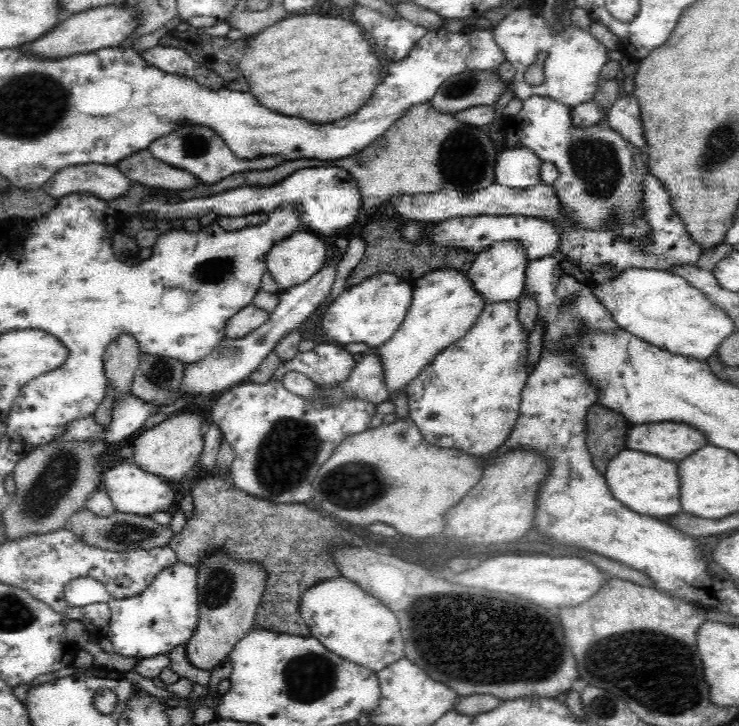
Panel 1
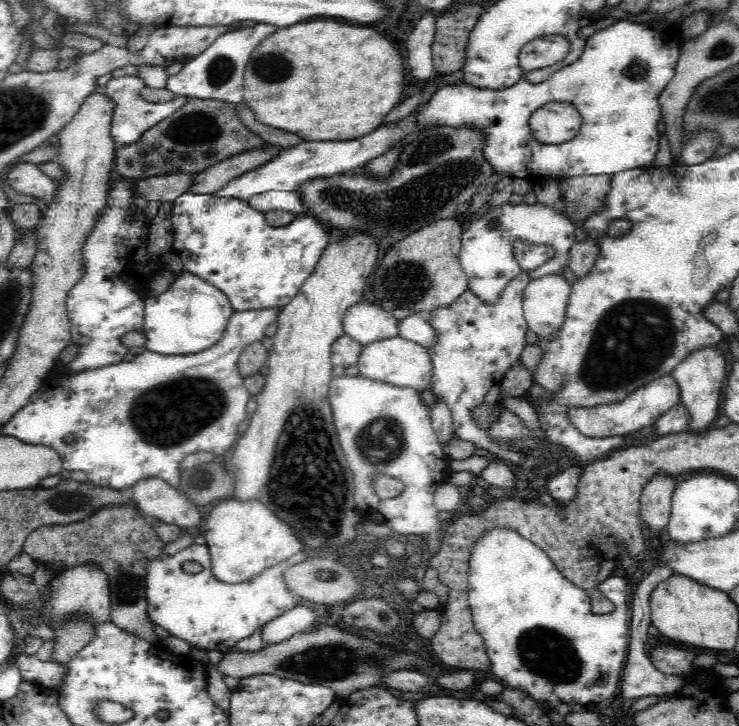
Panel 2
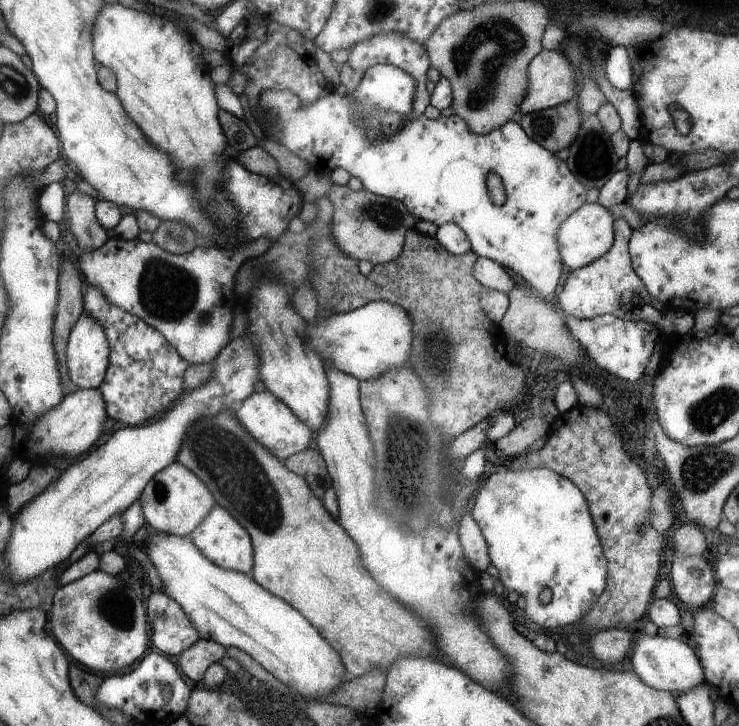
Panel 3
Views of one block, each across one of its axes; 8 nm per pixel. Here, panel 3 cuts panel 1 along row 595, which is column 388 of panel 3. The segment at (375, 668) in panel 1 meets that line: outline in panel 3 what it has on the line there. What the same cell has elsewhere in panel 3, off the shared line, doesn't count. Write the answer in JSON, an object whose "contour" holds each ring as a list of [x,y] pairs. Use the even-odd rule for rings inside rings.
{"contour":[[[371,302],[353,312],[317,316],[311,324],[301,326],[299,338],[325,366],[363,382],[387,372],[389,366],[405,366],[411,348],[411,322],[401,308]]]}

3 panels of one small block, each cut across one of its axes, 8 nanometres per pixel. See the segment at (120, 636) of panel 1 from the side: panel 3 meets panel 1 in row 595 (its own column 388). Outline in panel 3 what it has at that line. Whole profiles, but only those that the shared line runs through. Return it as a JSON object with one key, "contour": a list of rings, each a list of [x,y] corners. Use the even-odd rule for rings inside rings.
{"contour":[[[371,66],[355,92],[361,108],[375,104],[383,110],[393,110],[399,114],[409,112],[407,96],[413,94],[415,80],[405,70],[395,66]],[[261,90],[259,102],[267,106],[269,114],[275,114],[281,146],[303,158],[311,170],[329,174],[335,168],[345,168],[351,176],[357,176],[361,180],[363,190],[403,204],[409,216],[419,218],[419,222],[431,222],[437,228],[443,224],[459,226],[467,236],[467,242],[471,244],[471,252],[475,256],[493,260],[503,266],[503,270],[513,270],[527,284],[531,284],[535,292],[551,296],[557,290],[563,264],[559,260],[553,234],[565,216],[587,202],[587,188],[577,184],[565,162],[557,160],[555,154],[543,150],[539,144],[535,144],[535,140],[529,140],[527,134],[523,134],[517,118],[507,120],[503,126],[491,130],[491,134],[475,136],[469,134],[467,126],[455,116],[439,116],[437,120],[427,120],[421,114],[419,118],[403,124],[401,130],[387,140],[367,144],[361,128],[353,126],[355,114],[351,112],[355,110],[351,108],[347,96],[341,98],[335,94],[335,90],[327,92],[307,108],[299,108],[299,98],[293,90]],[[489,172],[495,172],[501,178],[501,192],[507,198],[503,206],[497,206],[493,202],[495,192],[487,188]]]}

